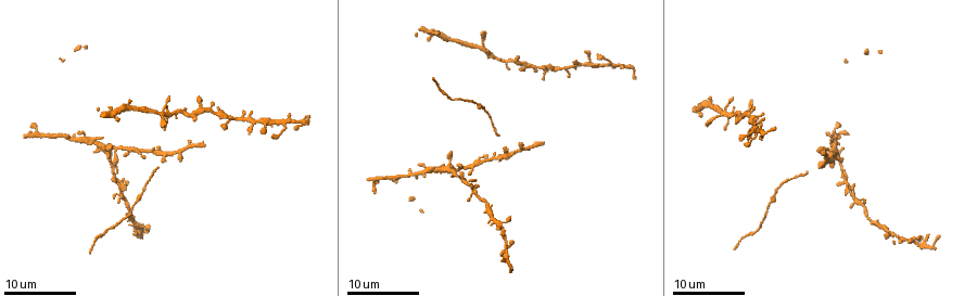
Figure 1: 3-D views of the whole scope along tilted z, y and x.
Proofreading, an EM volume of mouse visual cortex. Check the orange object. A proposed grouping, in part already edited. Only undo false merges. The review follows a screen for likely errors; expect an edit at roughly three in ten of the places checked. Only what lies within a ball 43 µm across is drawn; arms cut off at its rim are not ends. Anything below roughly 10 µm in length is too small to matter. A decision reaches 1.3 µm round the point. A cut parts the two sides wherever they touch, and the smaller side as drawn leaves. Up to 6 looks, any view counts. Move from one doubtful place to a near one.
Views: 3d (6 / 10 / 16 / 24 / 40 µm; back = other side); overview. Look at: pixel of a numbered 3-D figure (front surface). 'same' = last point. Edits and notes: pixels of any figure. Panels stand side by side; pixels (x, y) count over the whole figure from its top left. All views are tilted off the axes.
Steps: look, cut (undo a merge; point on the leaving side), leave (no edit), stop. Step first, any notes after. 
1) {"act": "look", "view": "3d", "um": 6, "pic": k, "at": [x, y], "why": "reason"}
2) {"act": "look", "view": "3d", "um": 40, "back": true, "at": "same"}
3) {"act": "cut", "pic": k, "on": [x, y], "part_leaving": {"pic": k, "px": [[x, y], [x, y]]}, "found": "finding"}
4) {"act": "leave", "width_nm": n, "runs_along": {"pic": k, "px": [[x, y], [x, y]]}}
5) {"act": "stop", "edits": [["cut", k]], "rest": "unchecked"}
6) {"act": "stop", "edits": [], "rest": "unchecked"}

{"act": "look", "view": "3d", "um": 24, "pic": 1, "at": [457, 169], "why": "looks like a crossing"}

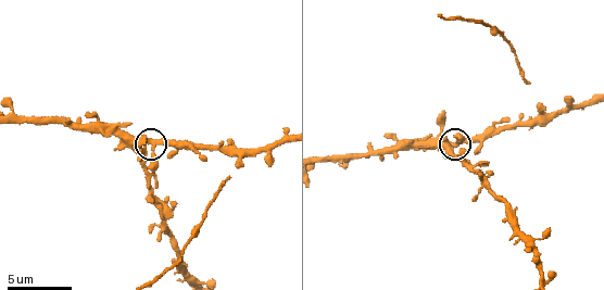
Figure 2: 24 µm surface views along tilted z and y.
{"act": "look", "view": "3d", "um": 10, "pic": 2, "at": [454, 146], "why": "zoom in"}

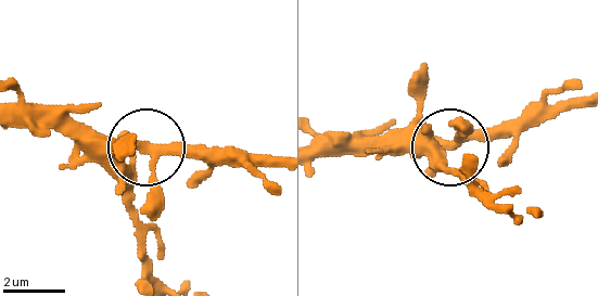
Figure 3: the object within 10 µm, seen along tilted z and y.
{"act": "look", "view": "3d", "um": 6, "pic": 3, "at": [450, 145]}

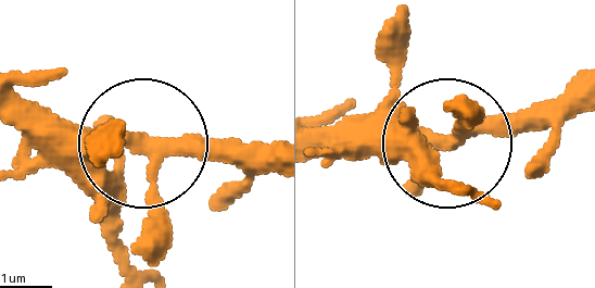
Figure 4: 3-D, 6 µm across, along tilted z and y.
{"act": "leave", "width_nm": 270, "runs_along": {"pic": 4, "px": [[265, 158], [19, 136]]}, "found": "continuous, no second cell"}

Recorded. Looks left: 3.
{"act": "look", "view": "3d", "um": 24, "pic": 1, "at": [539, 67]}

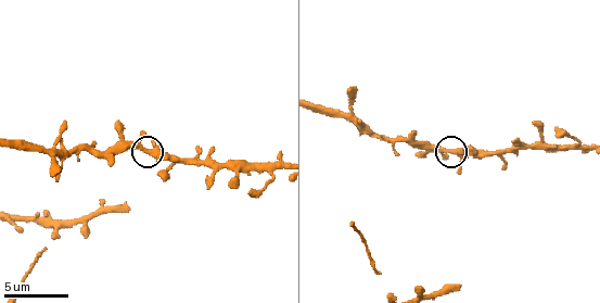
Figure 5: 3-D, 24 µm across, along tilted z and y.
{"act": "look", "view": "3d", "um": 10, "pic": 5, "at": [454, 153], "why": "zoom in"}

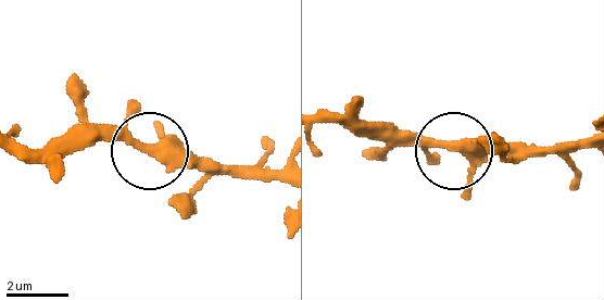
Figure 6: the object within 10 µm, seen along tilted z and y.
{"act": "leave", "width_nm": 390, "found": "one cell here"}

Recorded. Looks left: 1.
{"act": "look", "view": "3d", "um": 10, "pic": 5, "at": [56, 227], "why": "arms part here"}

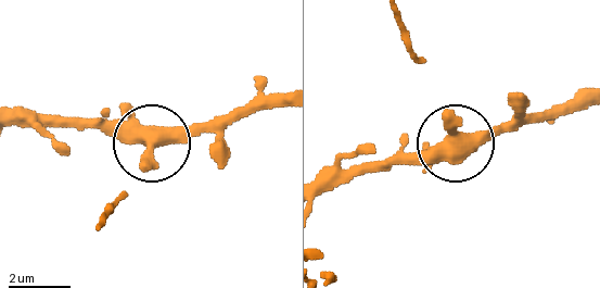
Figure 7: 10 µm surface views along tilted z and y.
{"act": "leave", "found": "continuous, no second cell"}

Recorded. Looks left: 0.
{"act": "stop", "edits": [], "rest": "unchecked"}

